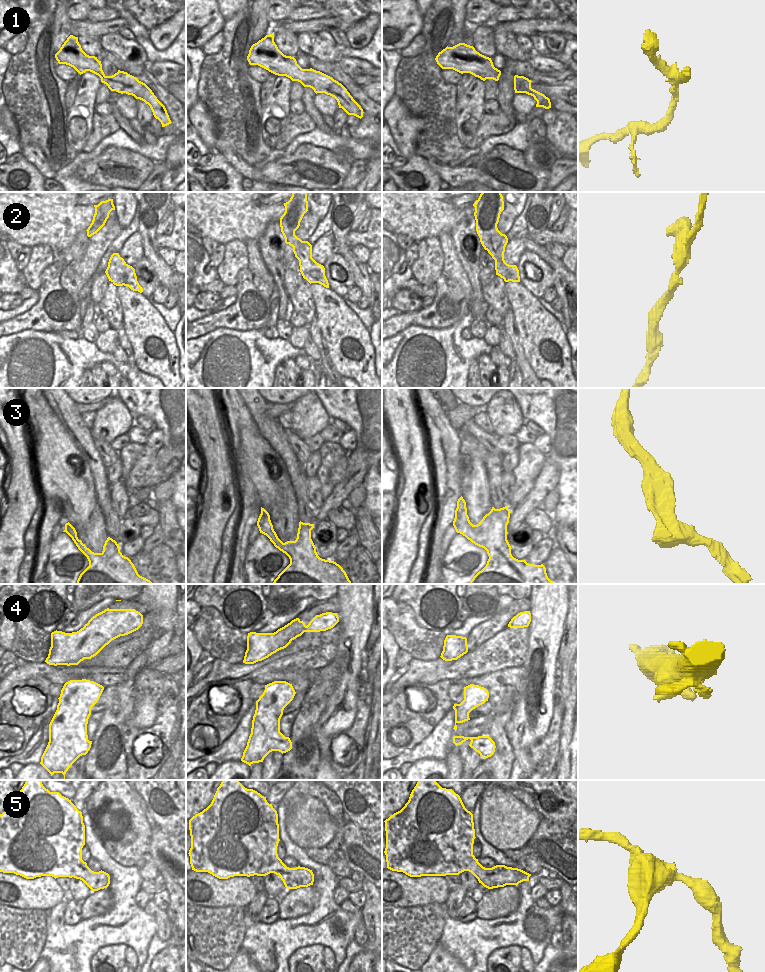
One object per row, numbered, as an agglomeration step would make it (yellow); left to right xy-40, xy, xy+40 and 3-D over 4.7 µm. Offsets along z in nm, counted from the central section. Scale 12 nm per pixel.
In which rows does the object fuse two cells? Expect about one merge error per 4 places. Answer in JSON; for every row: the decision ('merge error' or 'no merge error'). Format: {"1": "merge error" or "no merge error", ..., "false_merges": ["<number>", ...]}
{"1": "no merge error", "2": "no merge error", "3": "no merge error", "4": "no merge error", "5": "no merge error", "false_merges": []}

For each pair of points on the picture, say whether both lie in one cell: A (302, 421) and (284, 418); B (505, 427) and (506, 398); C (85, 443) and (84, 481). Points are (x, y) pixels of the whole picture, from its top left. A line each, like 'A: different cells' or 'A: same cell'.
A: different cells
B: same cell
C: different cells

